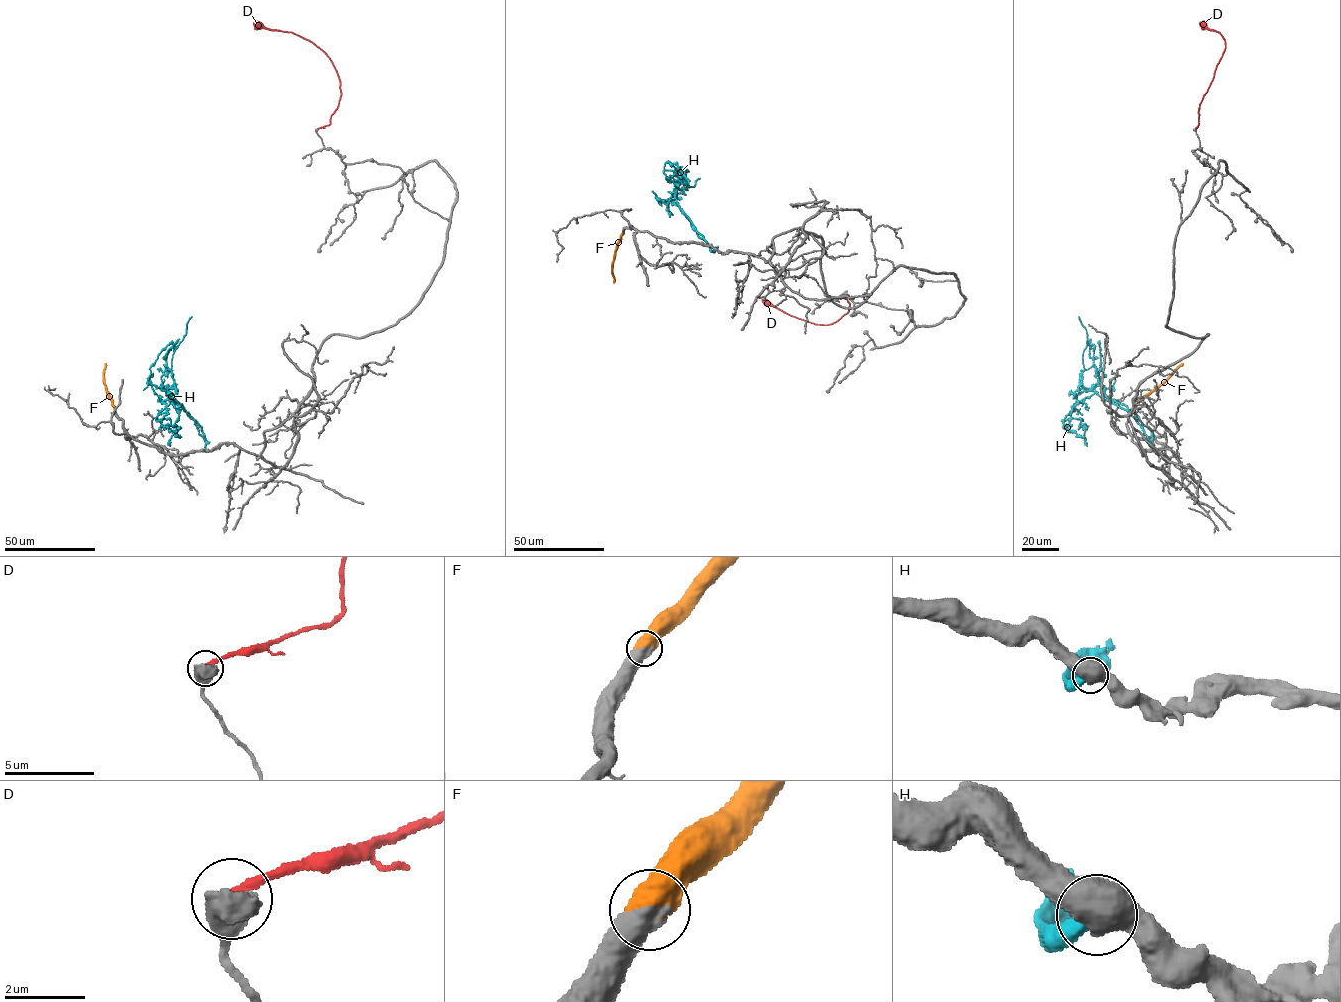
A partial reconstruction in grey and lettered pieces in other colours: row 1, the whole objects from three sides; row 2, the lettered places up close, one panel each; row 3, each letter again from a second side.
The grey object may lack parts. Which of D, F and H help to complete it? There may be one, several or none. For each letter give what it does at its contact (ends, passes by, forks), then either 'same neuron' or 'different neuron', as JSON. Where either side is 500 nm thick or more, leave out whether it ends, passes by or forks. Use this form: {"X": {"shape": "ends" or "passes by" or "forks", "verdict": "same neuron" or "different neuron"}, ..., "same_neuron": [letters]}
{"D": {"verdict": "different neuron"}, "F": {"verdict": "same neuron"}, "H": {"verdict": "different neuron"}, "same_neuron": ["F"]}

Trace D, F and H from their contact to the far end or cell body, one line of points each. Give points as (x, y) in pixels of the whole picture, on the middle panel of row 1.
D: (825, 295), (845, 298), (849, 302), (848, 312), (831, 324), (815, 324), (797, 318), (762, 299)
F: (623, 232), (613, 261), (613, 282)
H: (716, 249), (678, 205), (674, 172), (664, 170), (667, 180), (686, 184), (679, 186)

